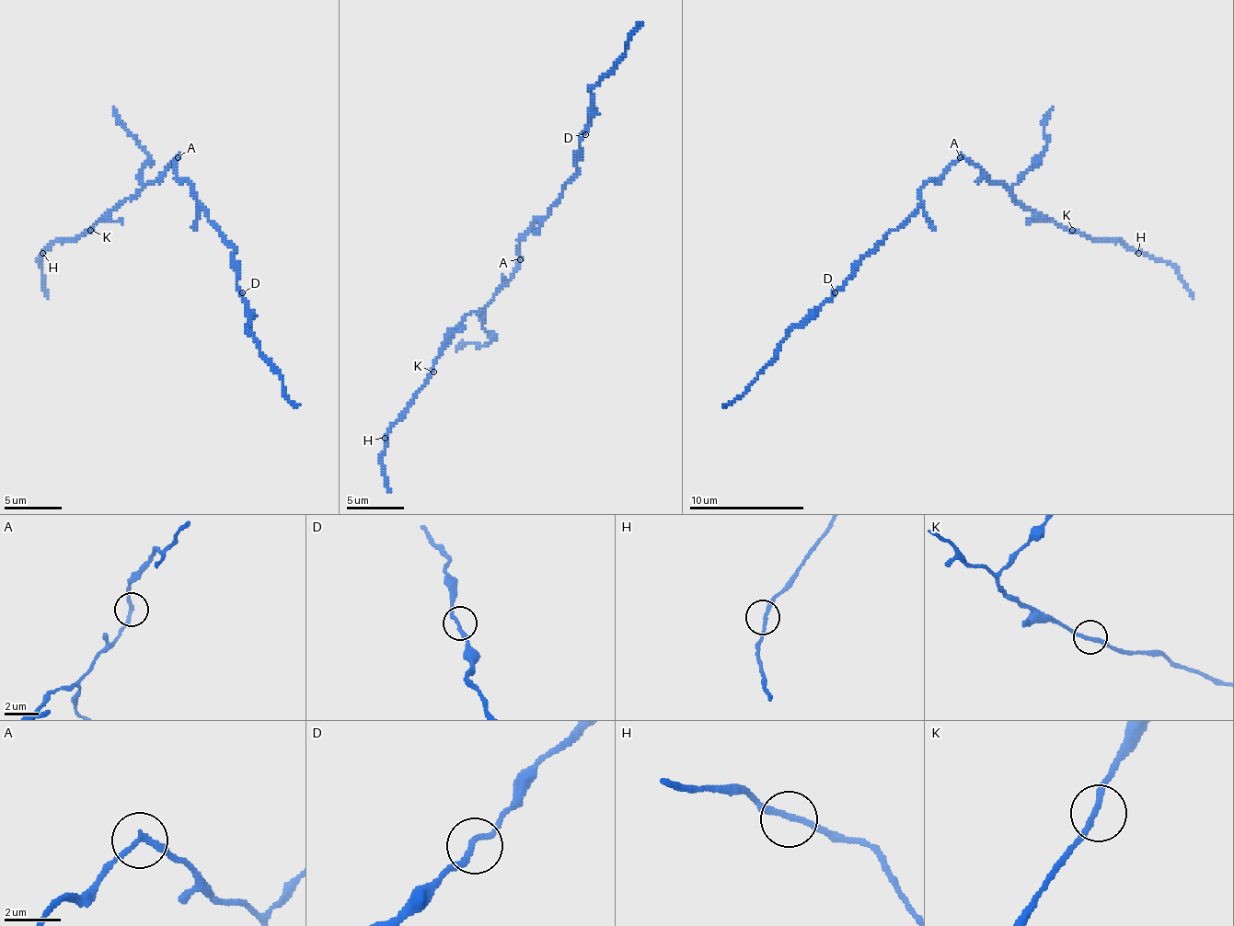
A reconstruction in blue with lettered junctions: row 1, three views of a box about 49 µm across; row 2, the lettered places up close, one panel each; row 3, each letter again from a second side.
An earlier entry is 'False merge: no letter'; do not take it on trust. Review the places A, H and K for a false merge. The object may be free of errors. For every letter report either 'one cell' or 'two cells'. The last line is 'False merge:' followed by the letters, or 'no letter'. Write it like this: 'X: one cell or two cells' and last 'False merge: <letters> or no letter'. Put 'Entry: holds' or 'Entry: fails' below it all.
A: two cells
H: one cell
K: one cell
False merge: A
Entry: fails

